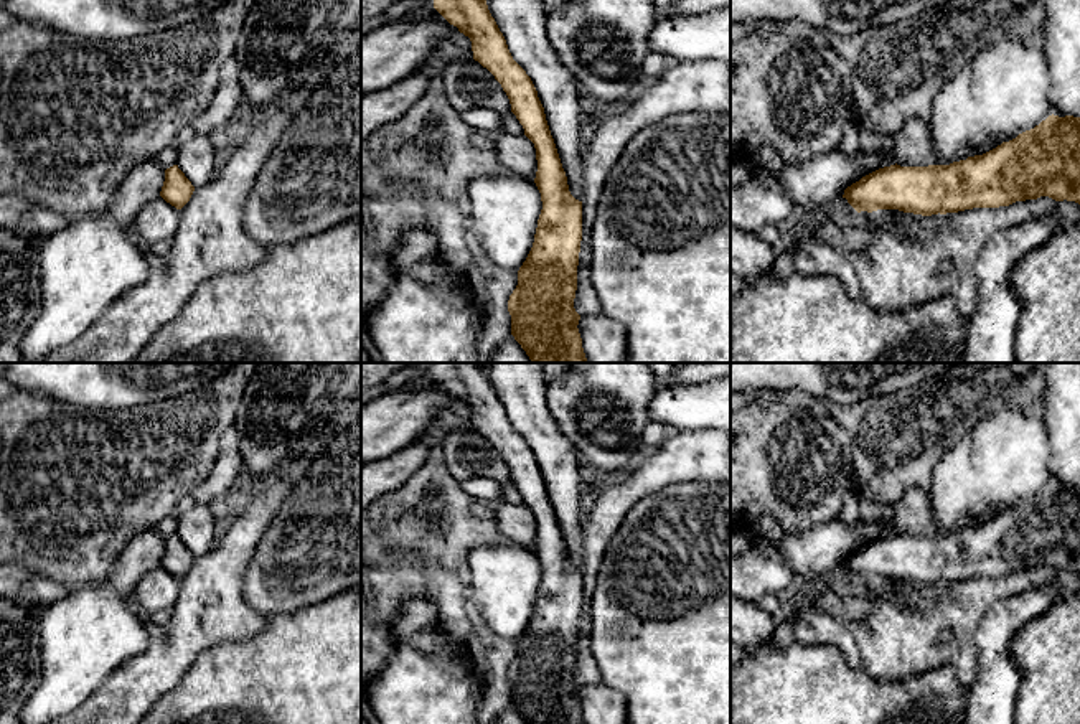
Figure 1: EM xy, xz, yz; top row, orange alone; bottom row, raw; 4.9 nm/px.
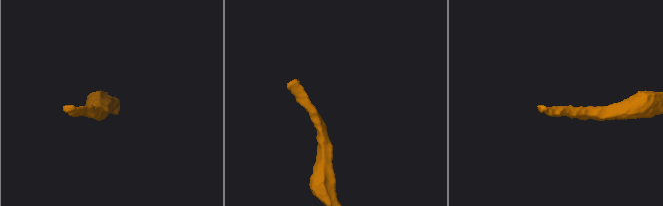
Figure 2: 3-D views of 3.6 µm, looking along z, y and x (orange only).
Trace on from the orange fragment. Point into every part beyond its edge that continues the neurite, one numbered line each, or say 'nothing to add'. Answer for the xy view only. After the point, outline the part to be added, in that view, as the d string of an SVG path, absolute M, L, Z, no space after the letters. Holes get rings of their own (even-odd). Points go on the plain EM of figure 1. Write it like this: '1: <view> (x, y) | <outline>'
nothing to add

